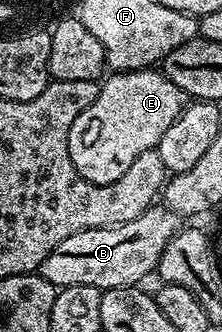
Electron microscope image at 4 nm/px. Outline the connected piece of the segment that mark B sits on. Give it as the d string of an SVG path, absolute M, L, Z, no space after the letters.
M164 205L149 207L135 221L120 223L114 227L100 227L99 229L83 229L79 233L71 233L67 241L59 241L51 253L41 262L39 273L51 286L58 289L71 285L95 285L102 291L110 291L116 287L136 287L150 274L156 272L157 263L165 246L173 240L179 230L179 216L176 211L170 211Z

